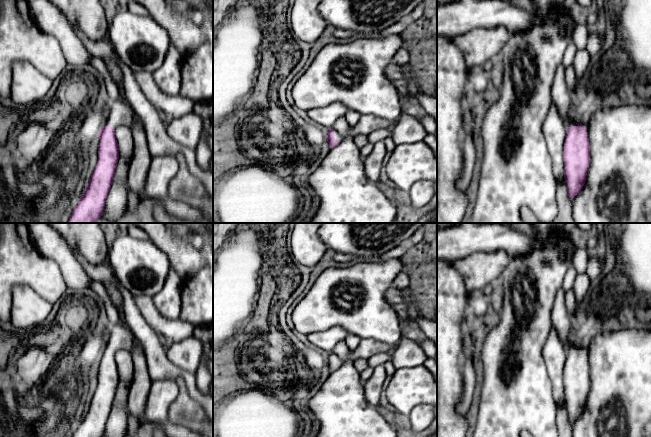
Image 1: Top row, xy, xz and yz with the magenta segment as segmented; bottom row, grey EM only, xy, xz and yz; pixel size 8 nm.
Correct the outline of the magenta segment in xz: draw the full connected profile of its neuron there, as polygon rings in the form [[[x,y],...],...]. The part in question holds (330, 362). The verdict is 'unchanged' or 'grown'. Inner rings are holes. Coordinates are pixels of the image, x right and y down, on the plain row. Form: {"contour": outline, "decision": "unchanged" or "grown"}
{"contour": [[[330,353],[325,363],[328,365],[330,371],[334,372],[341,366],[343,360],[340,357],[336,356],[335,354]]], "decision": "grown"}

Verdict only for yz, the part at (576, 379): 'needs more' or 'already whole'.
needs more

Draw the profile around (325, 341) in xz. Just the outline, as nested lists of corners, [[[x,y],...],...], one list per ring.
[[[336,326],[323,332],[313,332],[307,335],[308,340],[315,345],[319,352],[331,353],[335,345],[344,341],[349,333],[343,328]]]

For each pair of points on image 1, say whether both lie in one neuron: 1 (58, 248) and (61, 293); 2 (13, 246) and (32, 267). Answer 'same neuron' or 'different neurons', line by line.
1: different neurons
2: same neuron

